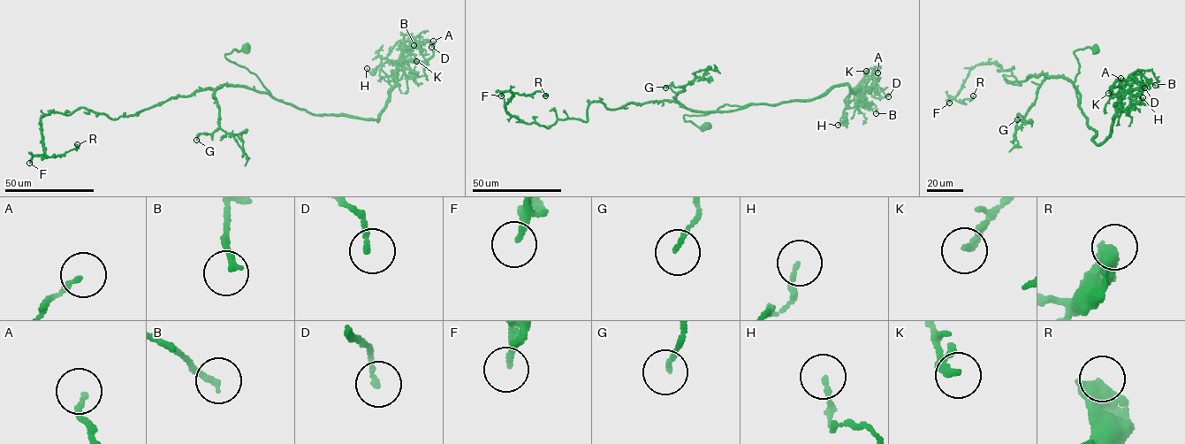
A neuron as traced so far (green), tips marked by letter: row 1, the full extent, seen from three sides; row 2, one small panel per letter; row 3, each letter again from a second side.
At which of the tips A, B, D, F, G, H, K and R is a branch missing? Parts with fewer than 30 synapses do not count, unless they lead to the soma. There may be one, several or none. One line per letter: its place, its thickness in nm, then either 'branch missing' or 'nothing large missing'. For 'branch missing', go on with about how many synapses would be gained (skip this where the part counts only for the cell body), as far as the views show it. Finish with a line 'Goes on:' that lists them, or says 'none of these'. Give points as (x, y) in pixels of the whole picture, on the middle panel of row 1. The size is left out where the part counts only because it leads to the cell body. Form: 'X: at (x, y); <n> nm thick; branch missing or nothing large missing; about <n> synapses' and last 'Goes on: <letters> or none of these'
A: at (877, 72); 160 nm thick; nothing large missing
B: at (876, 113); 200 nm thick; nothing large missing
D: at (888, 96); 160 nm thick; nothing large missing
F: at (501, 95); 190 nm thick; nothing large missing
G: at (665, 88); 140 nm thick; nothing large missing
H: at (838, 125); 140 nm thick; nothing large missing
K: at (866, 71); 240 nm thick; nothing large missing
R: at (545, 95); 600 nm thick; nothing large missing
Goes on: none of these

